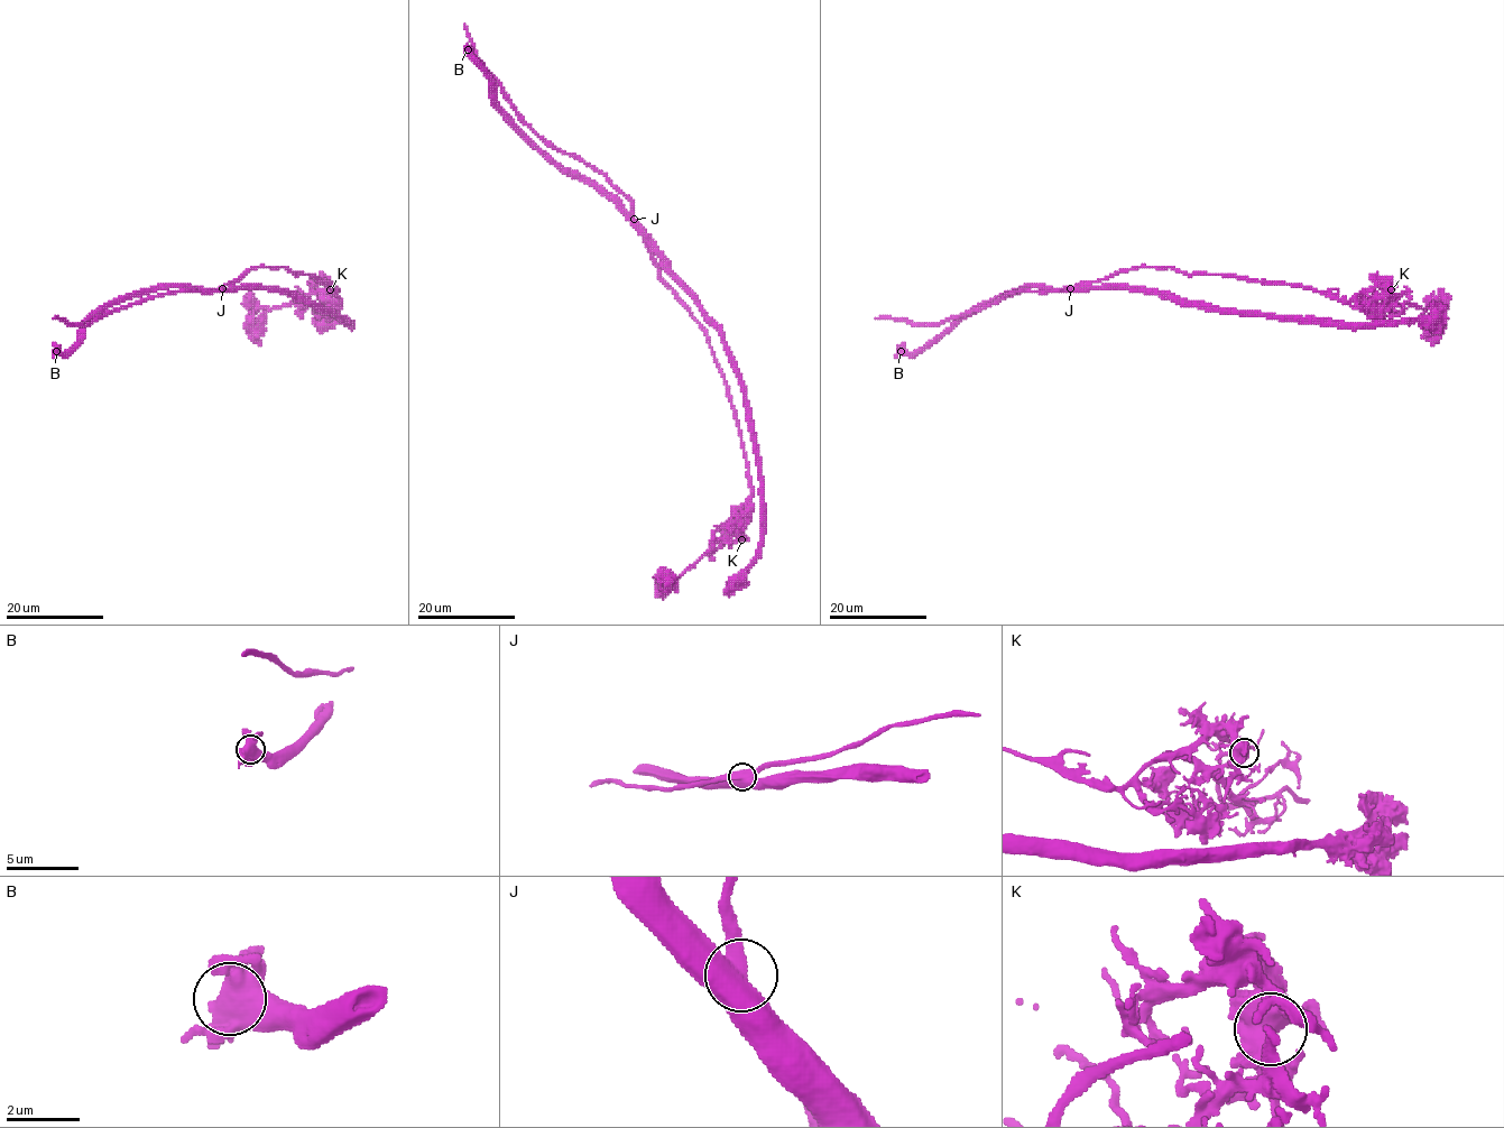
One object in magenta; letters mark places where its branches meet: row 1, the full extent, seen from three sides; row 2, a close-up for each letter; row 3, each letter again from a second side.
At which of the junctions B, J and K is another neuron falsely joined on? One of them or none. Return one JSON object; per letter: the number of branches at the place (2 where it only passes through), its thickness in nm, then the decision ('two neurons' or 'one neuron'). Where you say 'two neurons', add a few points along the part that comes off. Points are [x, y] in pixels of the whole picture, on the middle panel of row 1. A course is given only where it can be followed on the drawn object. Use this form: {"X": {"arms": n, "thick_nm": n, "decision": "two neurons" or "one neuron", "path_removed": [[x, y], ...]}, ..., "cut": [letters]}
{"B": {"arms": 4, "thick_nm": 550, "decision": "one neuron"}, "J": {"arms": 4, "thick_nm": 550, "decision": "two neurons", "path_removed": [[634, 219], [660, 278], [707, 335], [750, 489], [741, 525], [671, 578], [667, 590], [673, 584], [666, 572]]}, "K": {"arms": 4, "thick_nm": 550, "decision": "one neuron"}, "cut": ["J"]}

